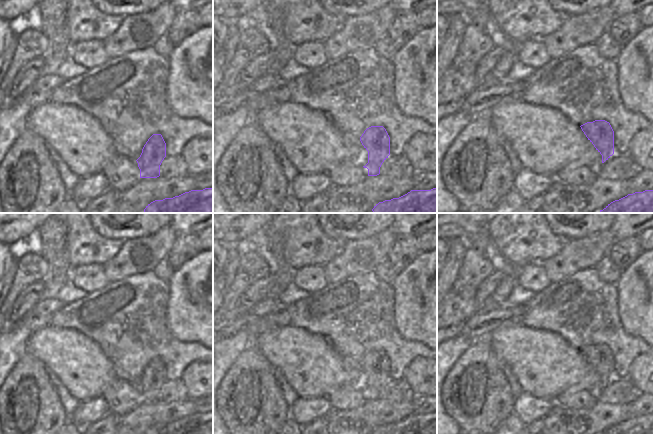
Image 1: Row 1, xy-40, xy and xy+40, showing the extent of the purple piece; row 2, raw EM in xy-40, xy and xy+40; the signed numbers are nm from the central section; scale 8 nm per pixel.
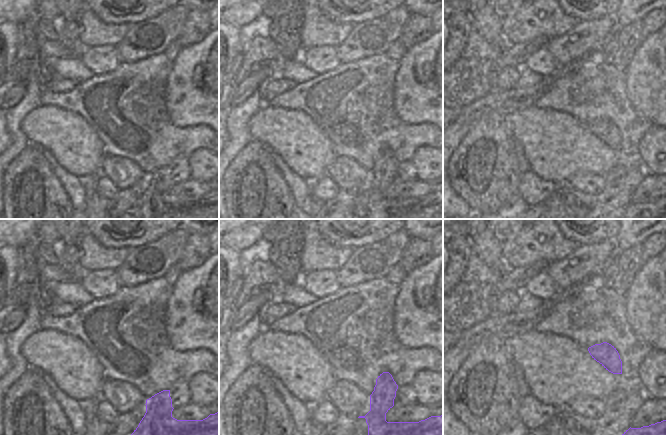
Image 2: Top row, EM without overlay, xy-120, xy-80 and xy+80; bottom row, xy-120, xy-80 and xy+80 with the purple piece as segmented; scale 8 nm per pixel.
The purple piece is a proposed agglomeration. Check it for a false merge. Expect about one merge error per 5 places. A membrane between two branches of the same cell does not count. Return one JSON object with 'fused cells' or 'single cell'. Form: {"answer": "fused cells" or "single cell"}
{"answer": "single cell"}

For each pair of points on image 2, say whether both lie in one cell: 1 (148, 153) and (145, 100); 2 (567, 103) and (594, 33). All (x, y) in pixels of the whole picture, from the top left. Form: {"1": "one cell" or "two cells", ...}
{"1": "one cell", "2": "two cells"}

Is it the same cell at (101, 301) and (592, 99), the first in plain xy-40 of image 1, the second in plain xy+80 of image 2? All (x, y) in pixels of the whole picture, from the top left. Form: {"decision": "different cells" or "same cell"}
{"decision": "same cell"}

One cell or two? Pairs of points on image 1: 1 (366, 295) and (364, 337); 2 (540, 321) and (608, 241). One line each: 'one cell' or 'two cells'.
1: one cell
2: two cells

